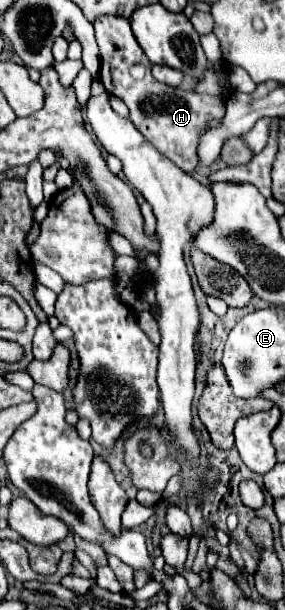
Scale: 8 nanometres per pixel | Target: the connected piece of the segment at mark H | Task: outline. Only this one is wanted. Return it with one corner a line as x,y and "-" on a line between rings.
99,16
95,22
95,36
101,48
101,70
99,80
105,84
107,92
121,98
129,108
129,120
135,128
169,160
173,160
181,170
193,172
197,166
197,140
205,134
207,122
225,116
225,106
221,98
197,92
185,92
157,82
151,76
151,62
141,52
131,26
121,16

